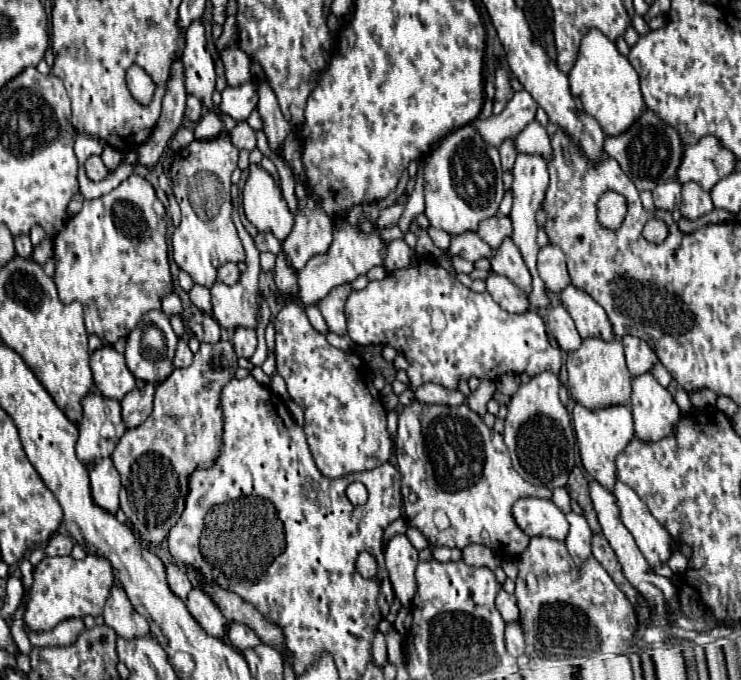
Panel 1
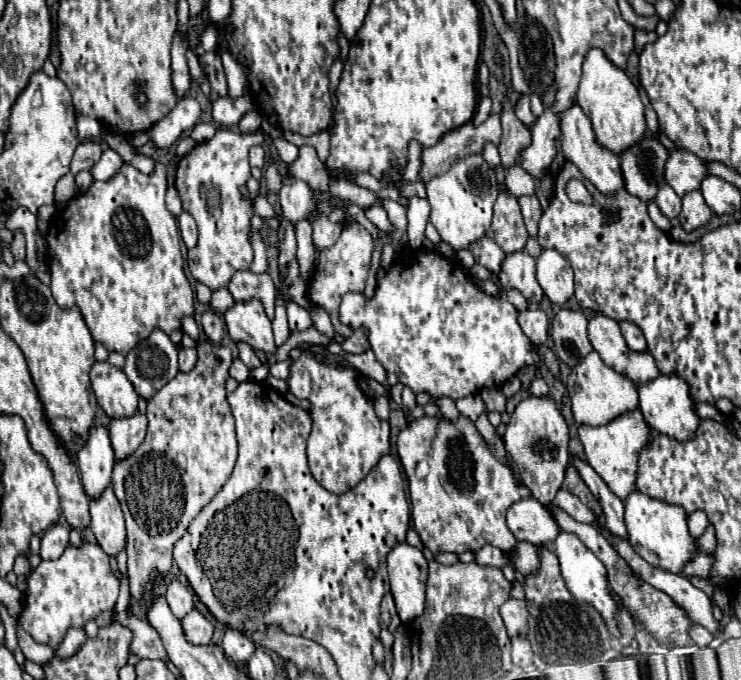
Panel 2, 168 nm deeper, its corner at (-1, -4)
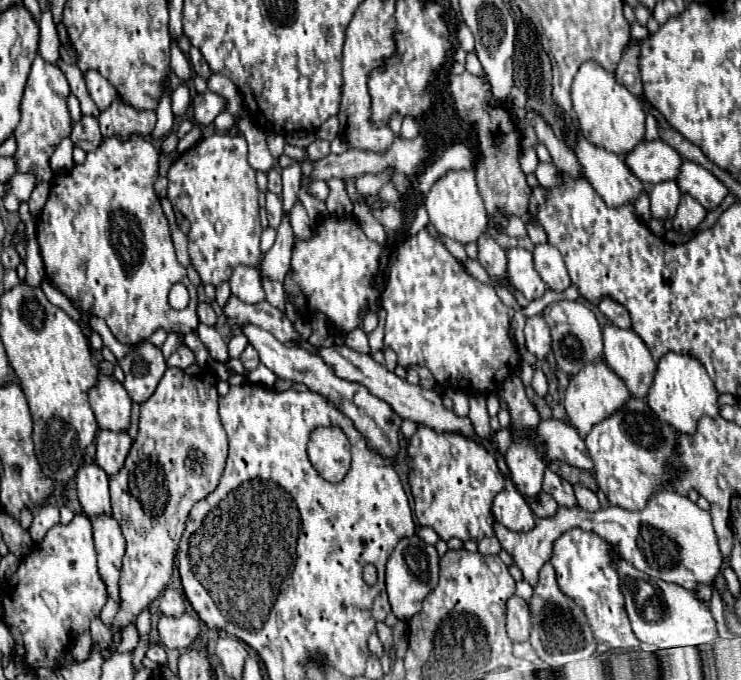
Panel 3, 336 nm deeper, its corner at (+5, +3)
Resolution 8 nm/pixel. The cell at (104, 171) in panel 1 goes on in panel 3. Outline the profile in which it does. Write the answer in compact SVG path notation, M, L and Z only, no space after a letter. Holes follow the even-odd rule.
M83 116L83 118L73 126L71 140L73 140L73 146L79 146L79 148L85 150L85 152L93 152L93 150L103 142L103 136L101 136L101 132L99 132L99 122L97 122L97 118L93 118L93 116Z

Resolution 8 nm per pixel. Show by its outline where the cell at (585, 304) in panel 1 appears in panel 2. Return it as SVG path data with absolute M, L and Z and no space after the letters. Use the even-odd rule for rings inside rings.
M597 315L589 319L589 339L601 359L621 375L627 375L637 387L659 375L649 351L631 351L621 335L619 323L611 317Z

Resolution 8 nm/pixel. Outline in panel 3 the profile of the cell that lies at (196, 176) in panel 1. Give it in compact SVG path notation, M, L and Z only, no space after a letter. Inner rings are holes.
M215 132L211 136L201 138L193 148L181 154L181 158L169 168L169 194L175 210L181 210L185 218L191 222L189 230L189 256L193 268L199 272L203 284L217 286L219 282L229 280L235 266L257 266L259 260L259 238L261 238L261 224L259 224L259 204L257 204L257 182L255 170L247 162L247 142L245 136L231 136Z

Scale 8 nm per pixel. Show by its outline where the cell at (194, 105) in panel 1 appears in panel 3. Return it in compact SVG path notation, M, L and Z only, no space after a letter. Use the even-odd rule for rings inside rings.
M181 84L177 90L173 90L171 94L171 108L175 116L183 116L187 112L191 104L191 96L189 96L189 88L185 84Z

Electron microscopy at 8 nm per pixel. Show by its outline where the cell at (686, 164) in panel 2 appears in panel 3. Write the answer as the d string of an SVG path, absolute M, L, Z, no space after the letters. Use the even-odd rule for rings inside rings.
M663 140L639 142L635 150L625 158L629 170L647 186L677 180L683 164L683 156L675 148L669 148Z

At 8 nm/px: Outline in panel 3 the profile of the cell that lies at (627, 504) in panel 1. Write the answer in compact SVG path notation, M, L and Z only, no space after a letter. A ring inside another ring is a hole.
M671 488L657 490L643 510L625 510L619 506L607 506L597 512L587 512L583 508L559 508L555 518L539 520L533 532L513 532L503 524L495 522L495 534L501 542L501 548L511 554L513 562L523 572L523 578L531 586L535 586L541 566L549 562L553 542L563 532L575 526L587 532L595 532L599 538L613 544L617 552L625 560L629 560L637 570L689 590L697 584L713 582L723 568L709 512L701 510L695 502L677 494Z

